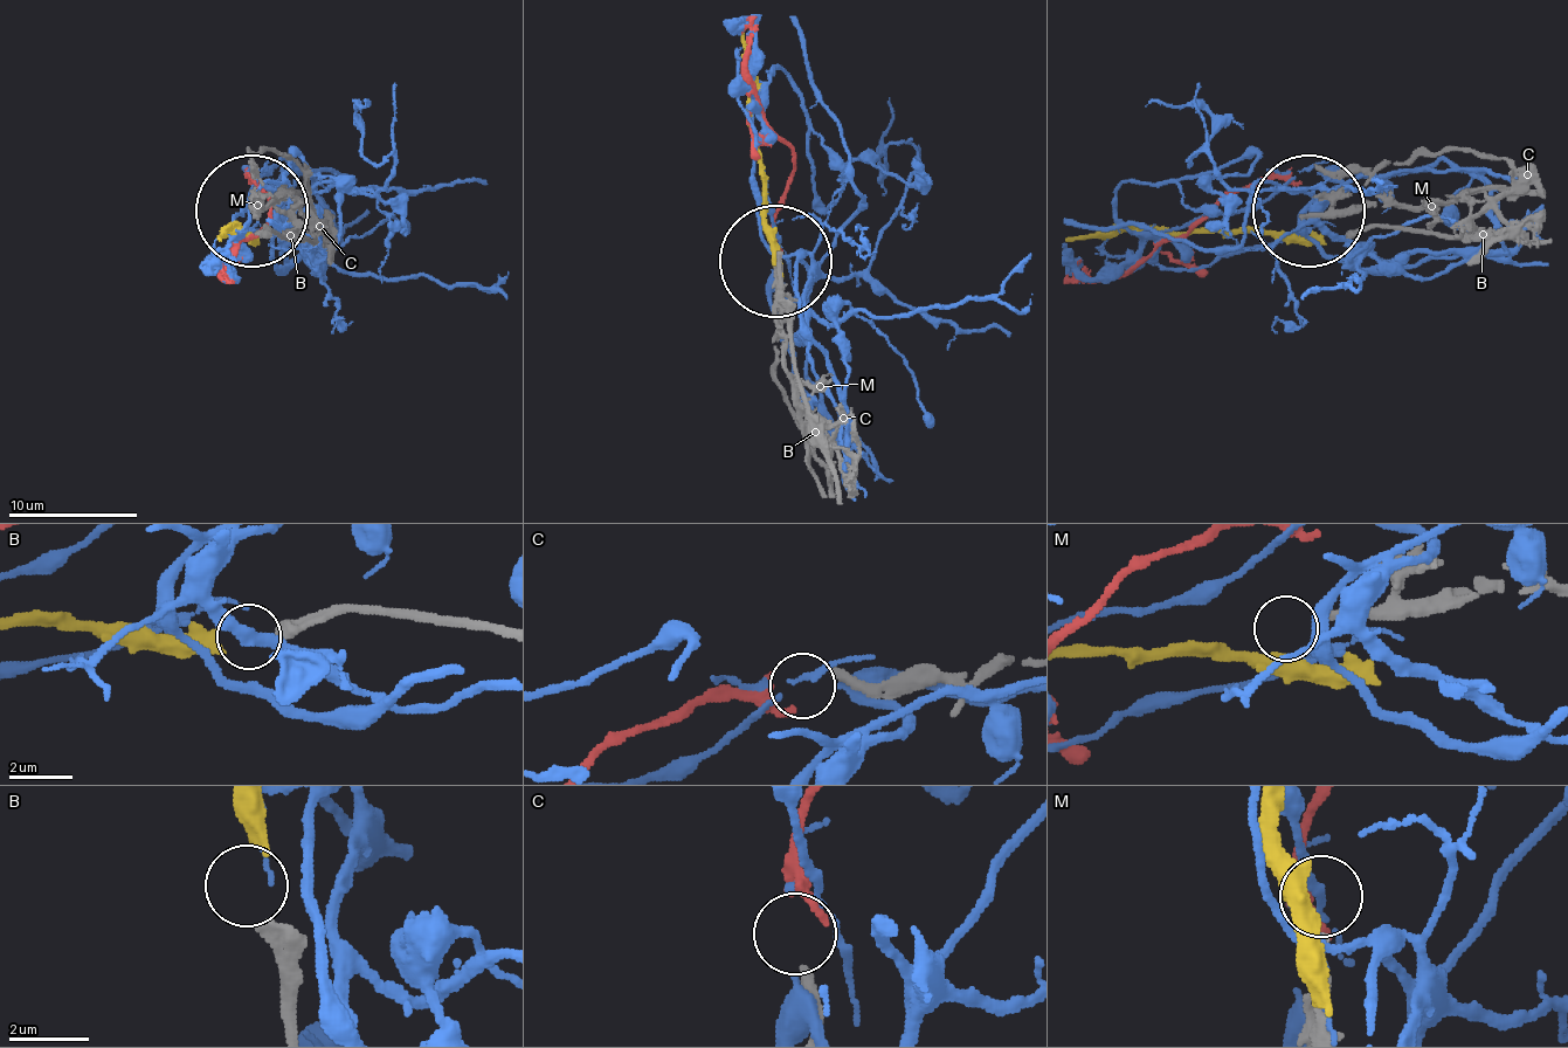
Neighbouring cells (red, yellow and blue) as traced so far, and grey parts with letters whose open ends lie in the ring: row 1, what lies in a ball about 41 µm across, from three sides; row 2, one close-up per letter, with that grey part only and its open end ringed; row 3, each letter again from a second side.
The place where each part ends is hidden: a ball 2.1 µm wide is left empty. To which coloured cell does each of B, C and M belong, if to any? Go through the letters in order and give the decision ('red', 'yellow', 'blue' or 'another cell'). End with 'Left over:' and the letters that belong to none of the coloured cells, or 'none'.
B: yellow
C: red
M: another cell
Left over: M

